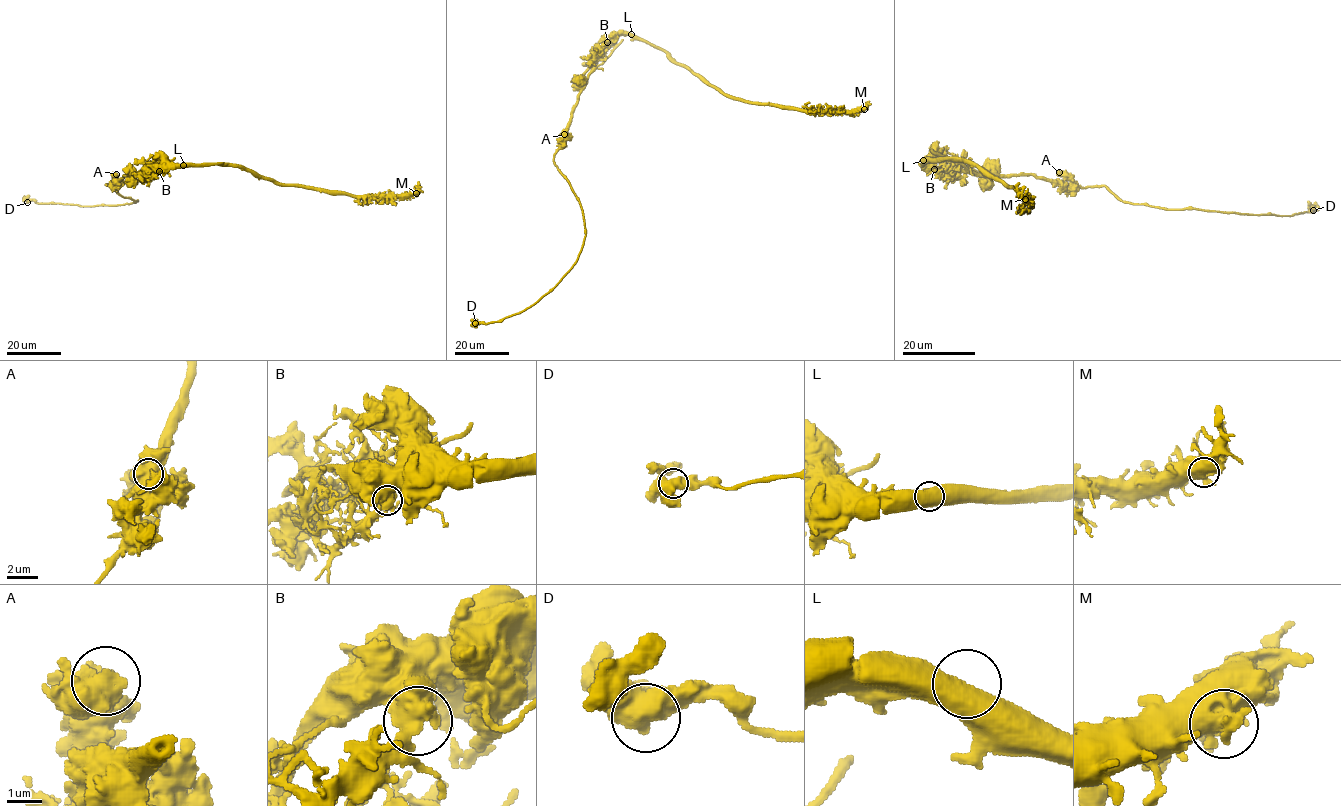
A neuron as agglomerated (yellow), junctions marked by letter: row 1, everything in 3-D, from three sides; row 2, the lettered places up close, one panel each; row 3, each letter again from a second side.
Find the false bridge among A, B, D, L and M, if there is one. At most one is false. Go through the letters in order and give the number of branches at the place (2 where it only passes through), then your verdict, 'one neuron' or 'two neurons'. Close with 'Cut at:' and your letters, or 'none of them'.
A: branches 2; one neuron
B: branches 2; two neurons
D: branches 2; one neuron
L: branches 2; one neuron
M: branches 2; one neuron
Cut at: B

